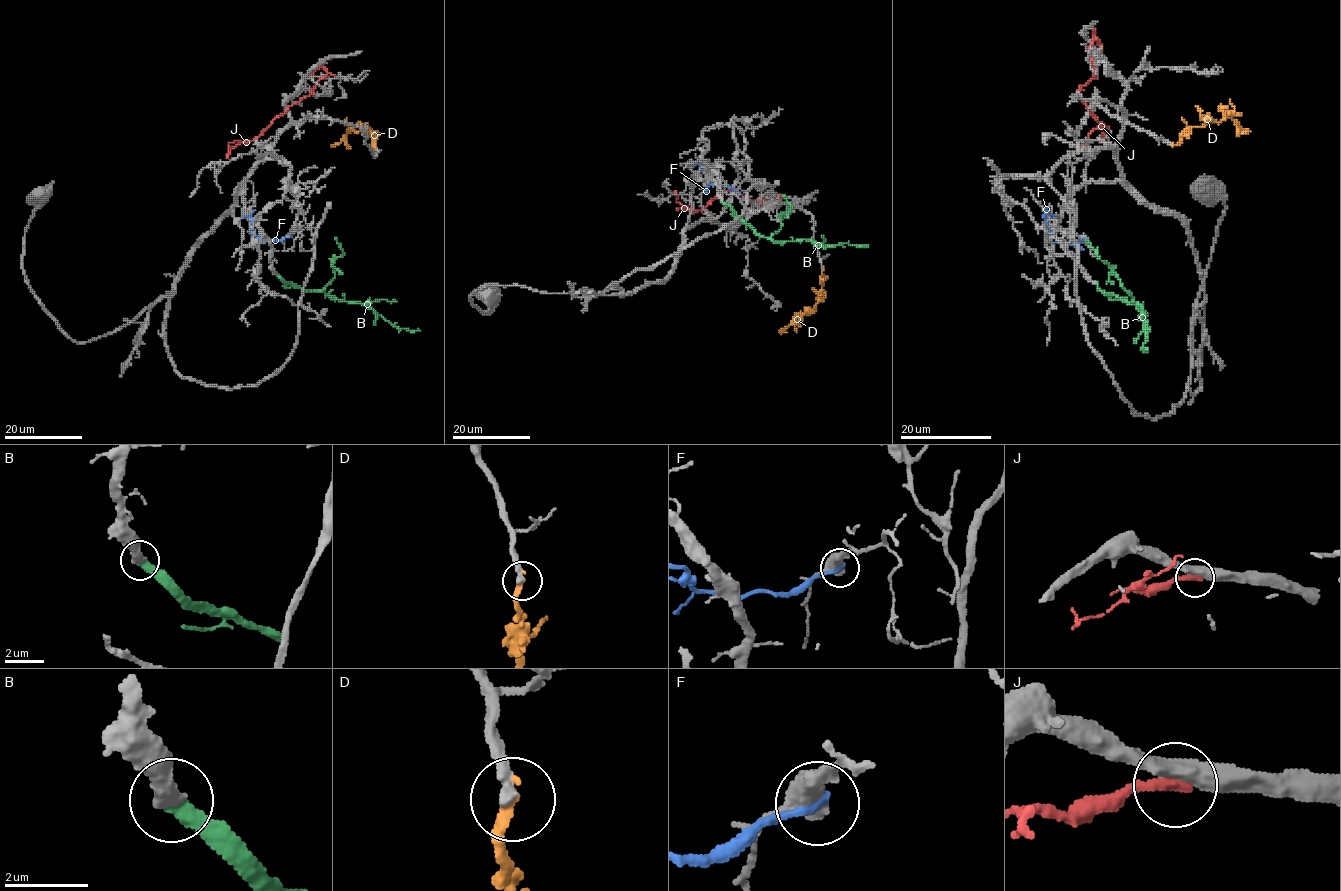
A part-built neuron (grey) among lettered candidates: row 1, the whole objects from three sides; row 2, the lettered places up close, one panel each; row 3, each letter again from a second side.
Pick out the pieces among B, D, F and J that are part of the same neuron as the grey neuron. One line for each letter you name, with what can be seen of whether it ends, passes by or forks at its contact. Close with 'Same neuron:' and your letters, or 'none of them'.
B: It ends there
Same neuron: B

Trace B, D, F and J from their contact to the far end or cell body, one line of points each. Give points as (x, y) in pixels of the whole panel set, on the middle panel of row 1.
B: (723, 203), (759, 235), (776, 241), (812, 239), (823, 247), (844, 243), (868, 246)
D: (823, 268), (818, 302), (811, 312), (800, 313), (779, 332)
F: (738, 192), (711, 182), (708, 171), (701, 161), (697, 163)
J: (784, 199), (752, 203), (733, 188), (699, 210), (677, 202), (676, 191)

